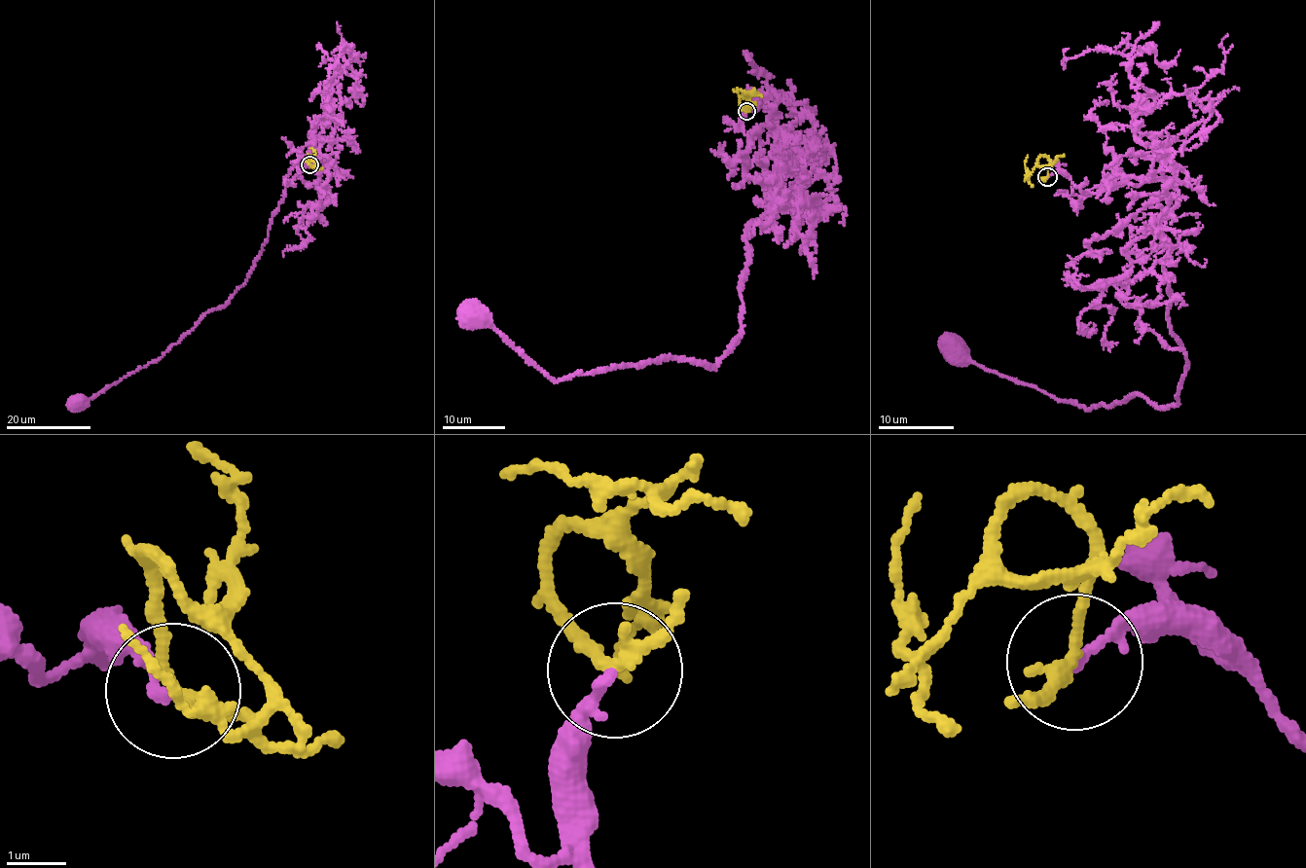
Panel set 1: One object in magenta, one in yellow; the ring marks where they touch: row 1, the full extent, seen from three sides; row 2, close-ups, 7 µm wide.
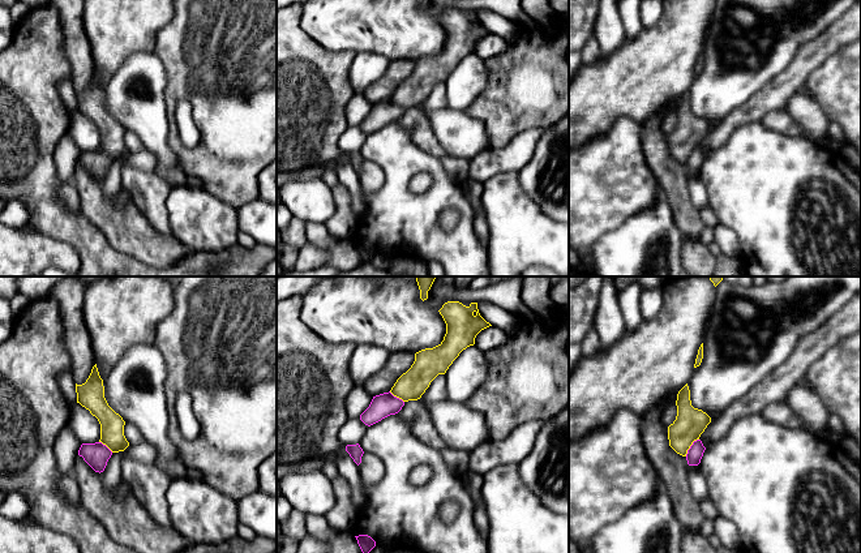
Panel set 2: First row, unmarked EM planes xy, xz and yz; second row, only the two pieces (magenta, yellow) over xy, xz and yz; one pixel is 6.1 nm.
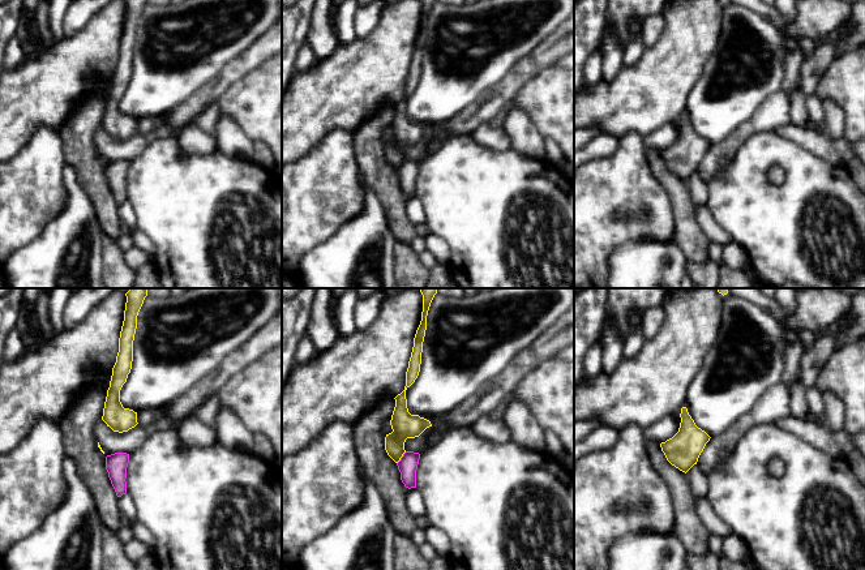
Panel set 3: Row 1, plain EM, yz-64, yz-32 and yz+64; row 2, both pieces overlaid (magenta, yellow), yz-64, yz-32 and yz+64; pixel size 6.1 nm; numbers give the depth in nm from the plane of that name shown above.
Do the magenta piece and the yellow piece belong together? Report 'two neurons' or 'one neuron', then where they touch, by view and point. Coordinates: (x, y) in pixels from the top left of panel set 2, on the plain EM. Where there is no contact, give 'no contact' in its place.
two neurons | yz (690, 154)

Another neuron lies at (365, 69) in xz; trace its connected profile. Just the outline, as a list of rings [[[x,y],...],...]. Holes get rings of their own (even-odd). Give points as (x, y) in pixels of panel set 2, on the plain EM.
[[[356,53],[348,69],[348,80],[356,94],[363,94],[367,87],[381,78],[390,60],[377,53]]]

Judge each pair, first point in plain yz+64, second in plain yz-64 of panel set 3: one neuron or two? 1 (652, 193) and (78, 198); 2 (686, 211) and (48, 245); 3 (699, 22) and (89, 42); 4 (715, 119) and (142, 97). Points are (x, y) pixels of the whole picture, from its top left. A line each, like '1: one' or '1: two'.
1: two
2: two
3: one
4: one

